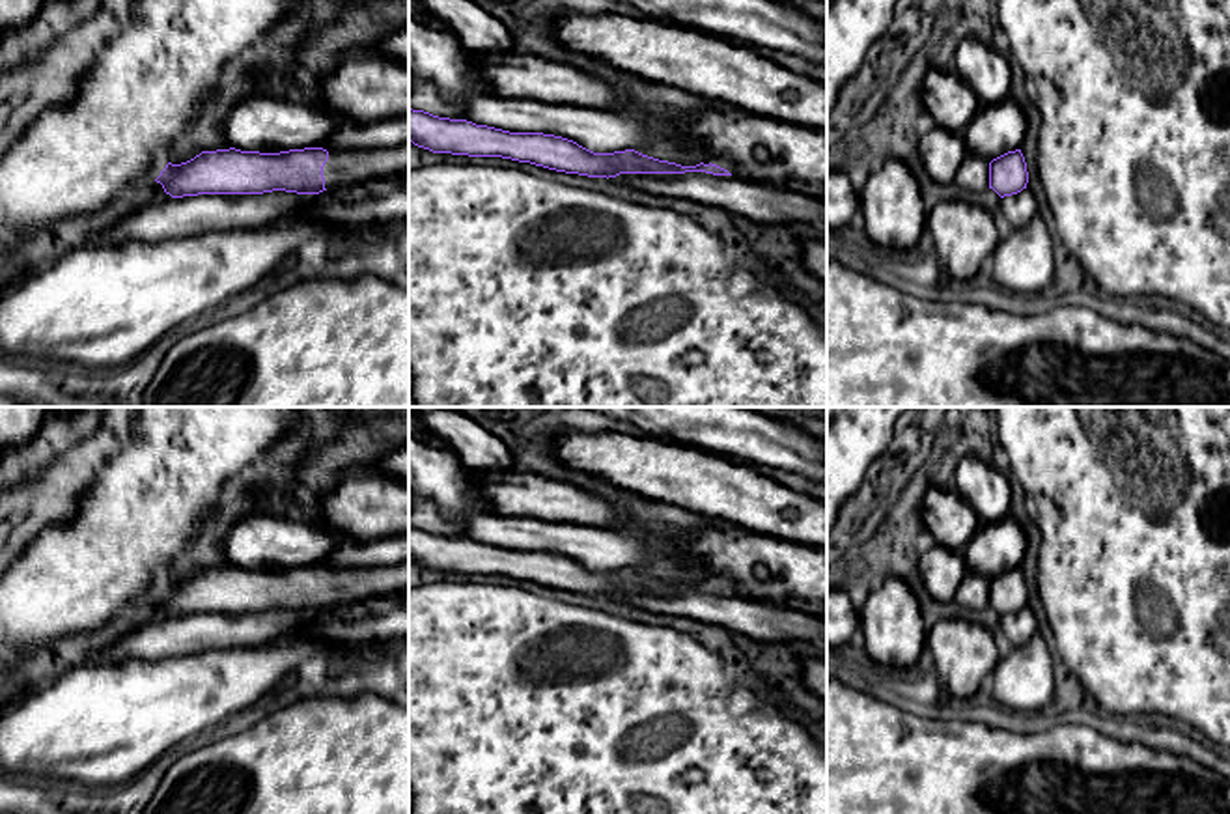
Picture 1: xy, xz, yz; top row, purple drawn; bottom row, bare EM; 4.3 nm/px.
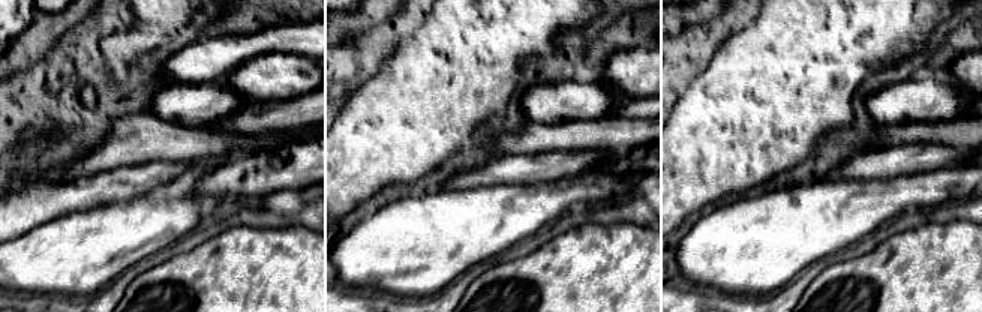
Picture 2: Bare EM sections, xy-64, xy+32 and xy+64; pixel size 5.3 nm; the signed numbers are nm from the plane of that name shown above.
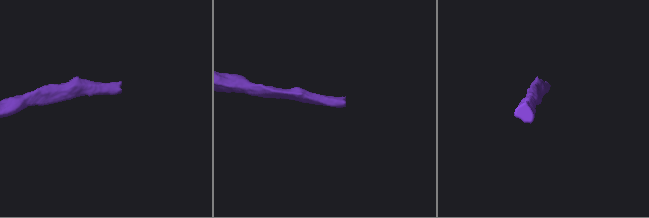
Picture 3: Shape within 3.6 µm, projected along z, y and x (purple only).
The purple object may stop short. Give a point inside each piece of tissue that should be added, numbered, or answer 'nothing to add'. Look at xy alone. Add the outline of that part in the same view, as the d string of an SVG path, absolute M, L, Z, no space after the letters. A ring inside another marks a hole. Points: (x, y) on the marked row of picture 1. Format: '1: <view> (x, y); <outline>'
1: xy (344, 167); M409 144L388 149L328 149L325 189L347 187L409 172Z

